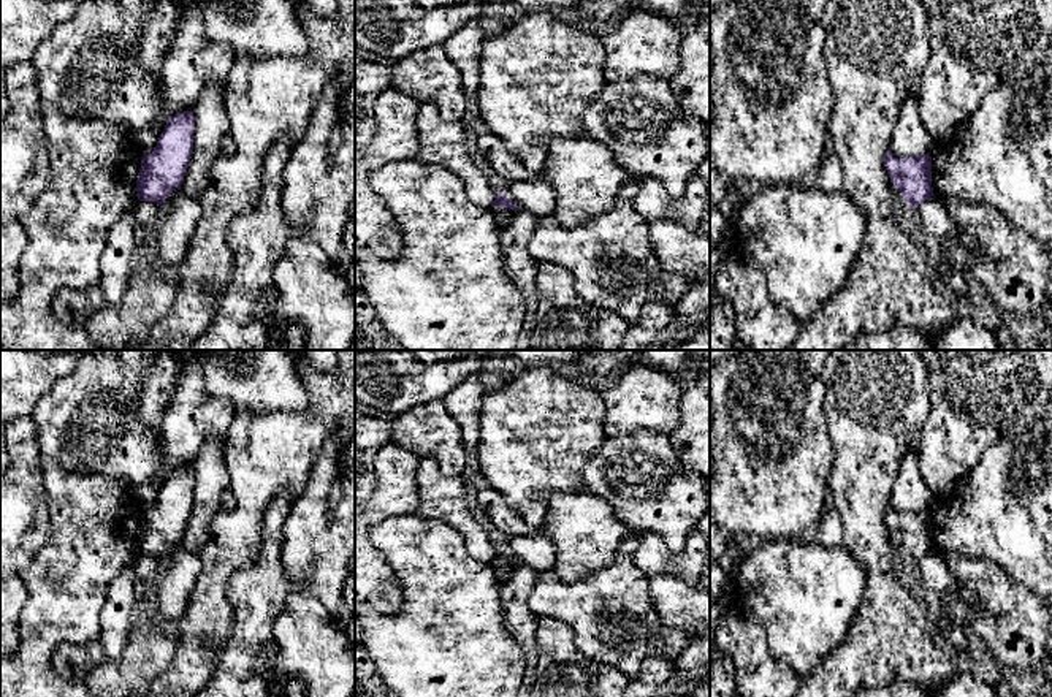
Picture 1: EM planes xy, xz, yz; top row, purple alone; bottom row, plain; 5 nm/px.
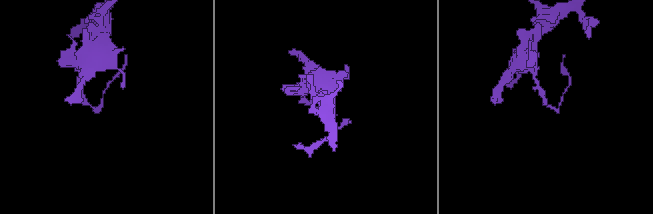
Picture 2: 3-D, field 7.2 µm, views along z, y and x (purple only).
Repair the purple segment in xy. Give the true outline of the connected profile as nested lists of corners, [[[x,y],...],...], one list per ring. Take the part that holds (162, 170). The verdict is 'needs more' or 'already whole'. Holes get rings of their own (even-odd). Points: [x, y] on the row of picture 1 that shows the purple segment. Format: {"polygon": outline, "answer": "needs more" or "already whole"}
{"polygon": [[[192,111],[168,119],[152,152],[141,157],[136,179],[139,201],[163,206],[173,190],[182,185],[192,158],[195,116]]], "answer": "already whole"}

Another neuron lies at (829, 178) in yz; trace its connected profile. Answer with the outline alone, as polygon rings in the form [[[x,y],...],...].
[[[832,138],[825,146],[825,155],[821,160],[819,171],[810,181],[816,189],[825,192],[837,192],[843,189],[843,168],[832,147]]]

